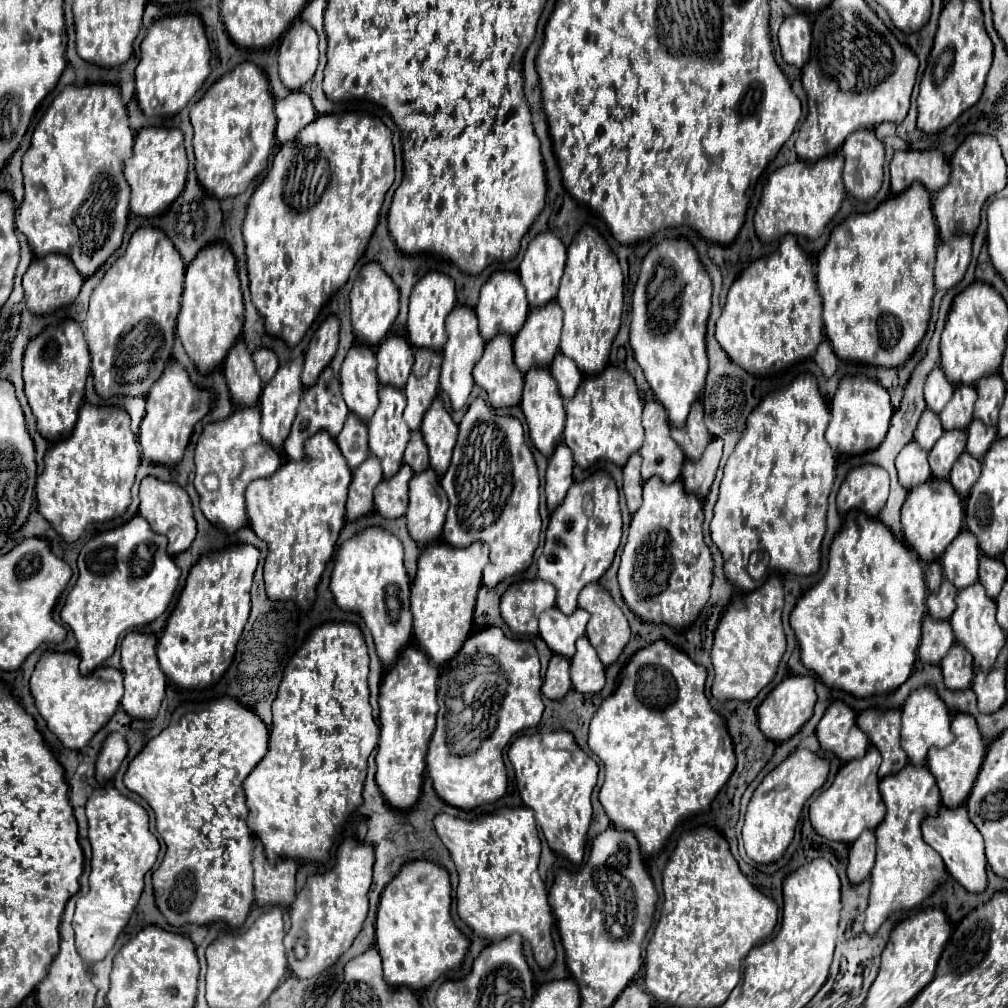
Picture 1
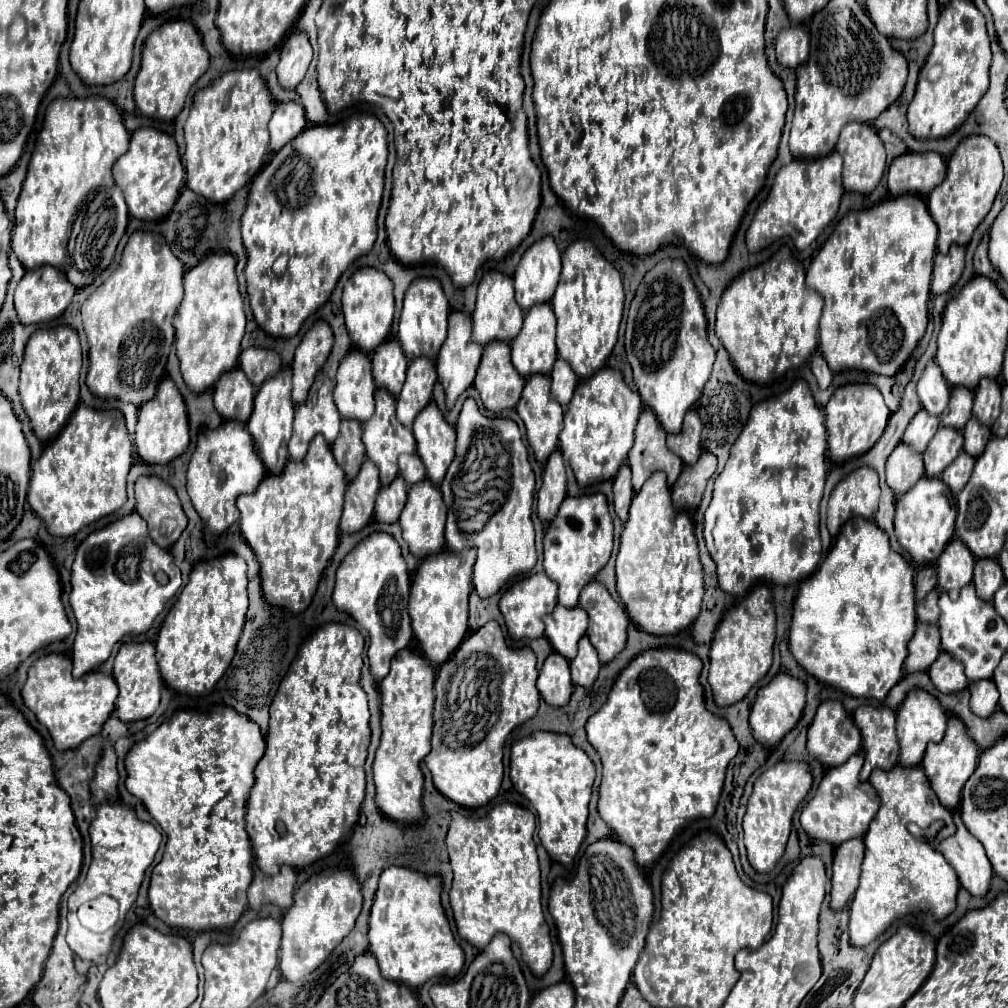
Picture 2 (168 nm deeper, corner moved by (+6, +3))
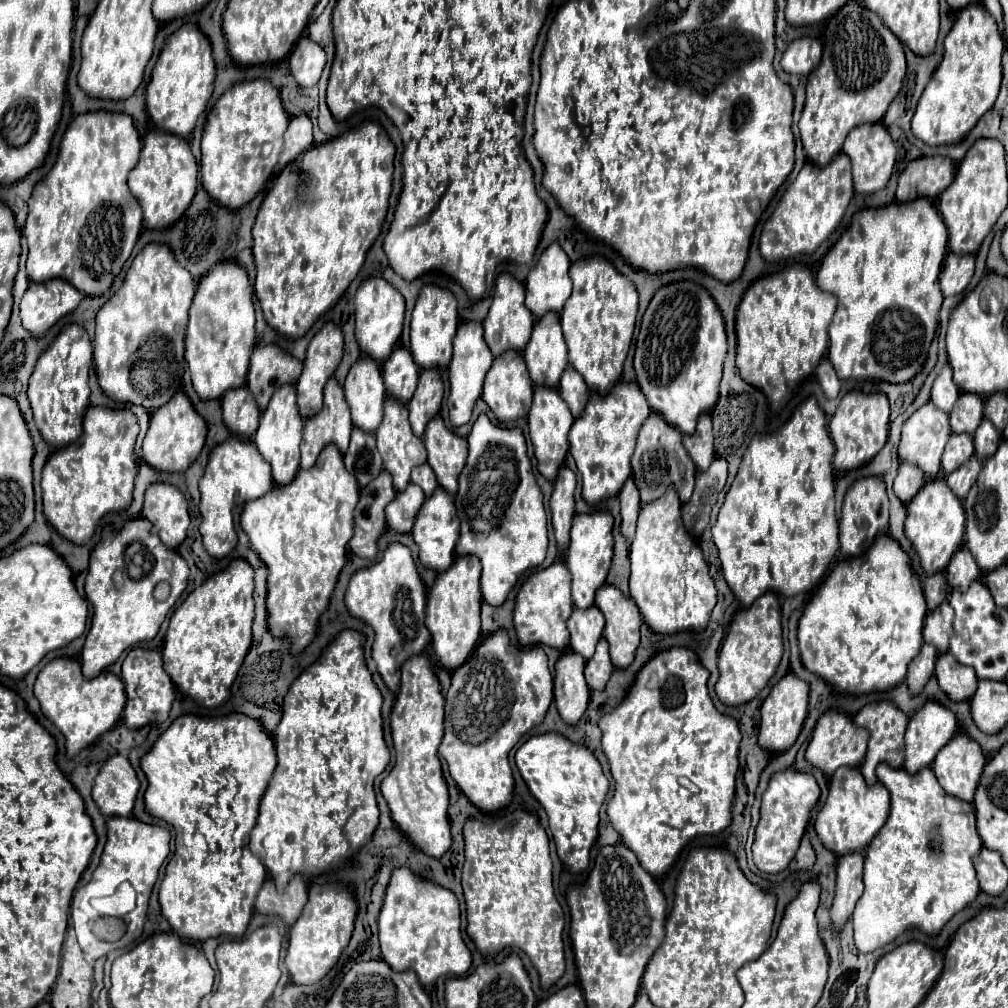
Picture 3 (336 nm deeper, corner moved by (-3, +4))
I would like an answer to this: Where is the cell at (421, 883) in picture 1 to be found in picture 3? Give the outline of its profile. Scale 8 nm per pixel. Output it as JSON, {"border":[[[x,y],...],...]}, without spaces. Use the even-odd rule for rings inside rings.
{"border":[[[406,867],[392,873],[378,927],[382,959],[394,971],[416,971],[422,985],[432,985],[440,975],[464,975],[472,965],[472,955],[460,935],[456,895],[446,887],[420,879]]]}

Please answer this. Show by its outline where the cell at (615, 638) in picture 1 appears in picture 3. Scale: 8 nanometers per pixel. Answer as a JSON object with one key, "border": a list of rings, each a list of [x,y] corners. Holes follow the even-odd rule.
{"border":[[[602,585],[596,591],[596,607],[606,617],[604,637],[610,643],[610,657],[614,667],[626,669],[636,655],[640,645],[642,615],[630,597],[624,597],[620,589]]]}

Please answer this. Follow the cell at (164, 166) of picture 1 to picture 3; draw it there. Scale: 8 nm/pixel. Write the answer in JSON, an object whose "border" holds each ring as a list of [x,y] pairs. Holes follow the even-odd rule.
{"border":[[[150,131],[144,137],[140,161],[130,173],[128,187],[142,207],[146,229],[166,229],[180,219],[196,193],[196,175],[198,165],[186,139],[164,131]]]}

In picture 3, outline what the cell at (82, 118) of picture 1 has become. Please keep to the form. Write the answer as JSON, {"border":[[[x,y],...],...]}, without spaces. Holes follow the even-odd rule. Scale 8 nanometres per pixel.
{"border":[[[82,113],[76,115],[66,129],[58,153],[58,161],[44,181],[36,185],[30,199],[30,213],[24,225],[24,237],[28,241],[28,279],[34,283],[44,283],[46,279],[66,279],[84,295],[106,293],[114,277],[122,271],[128,261],[134,243],[142,229],[142,211],[136,199],[128,191],[128,173],[136,167],[142,149],[140,135],[134,121],[124,113]]]}

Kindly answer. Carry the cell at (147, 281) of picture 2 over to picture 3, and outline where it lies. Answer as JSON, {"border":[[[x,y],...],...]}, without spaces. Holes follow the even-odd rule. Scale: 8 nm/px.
{"border":[[[150,243],[136,255],[124,285],[96,315],[96,375],[110,399],[130,401],[152,413],[182,387],[184,337],[194,291],[192,275],[176,263],[168,245]]]}

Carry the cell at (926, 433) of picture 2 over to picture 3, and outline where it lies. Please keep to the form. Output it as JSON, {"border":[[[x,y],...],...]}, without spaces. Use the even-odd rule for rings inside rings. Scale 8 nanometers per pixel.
{"border":[[[928,401],[918,411],[914,411],[912,417],[904,423],[902,439],[900,439],[900,447],[898,447],[898,457],[906,463],[920,467],[928,479],[936,479],[938,473],[942,471],[940,457],[944,453],[944,447],[946,447],[950,435],[952,435],[952,431],[950,431],[948,415],[944,411],[940,411],[934,403]]]}

